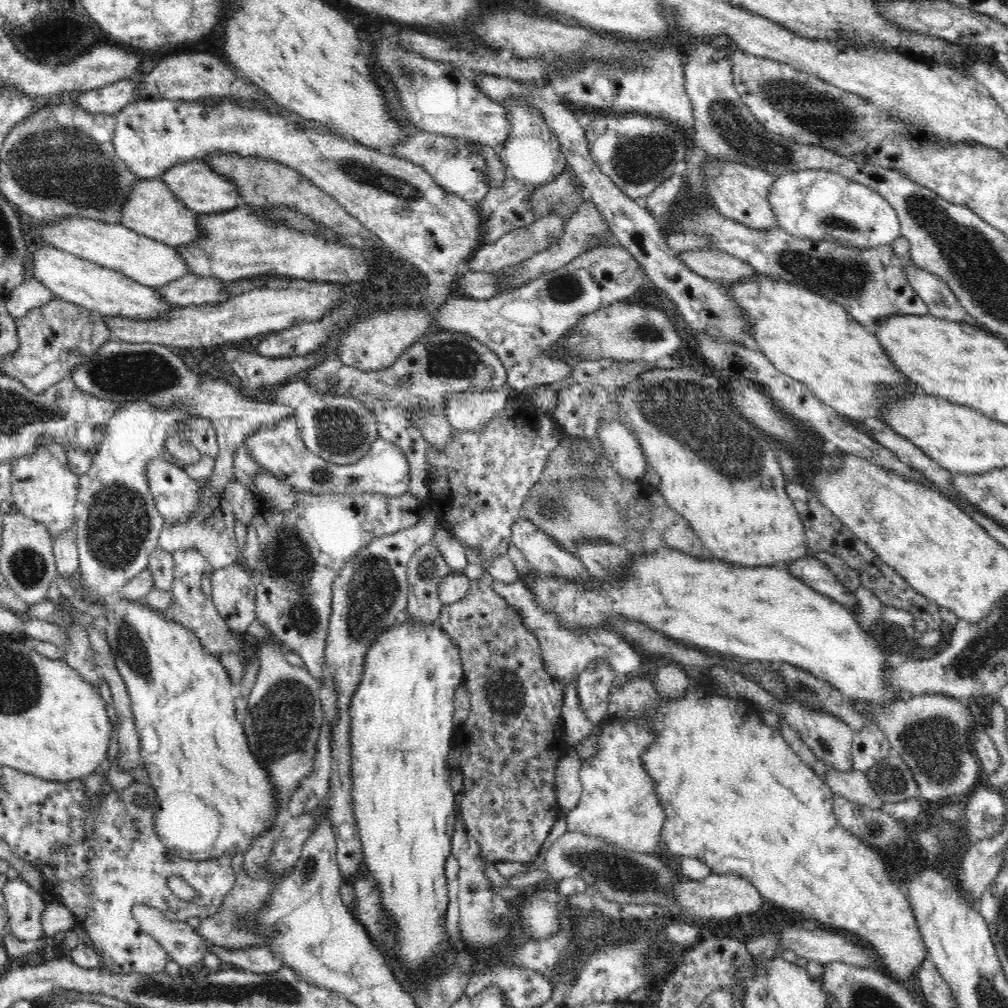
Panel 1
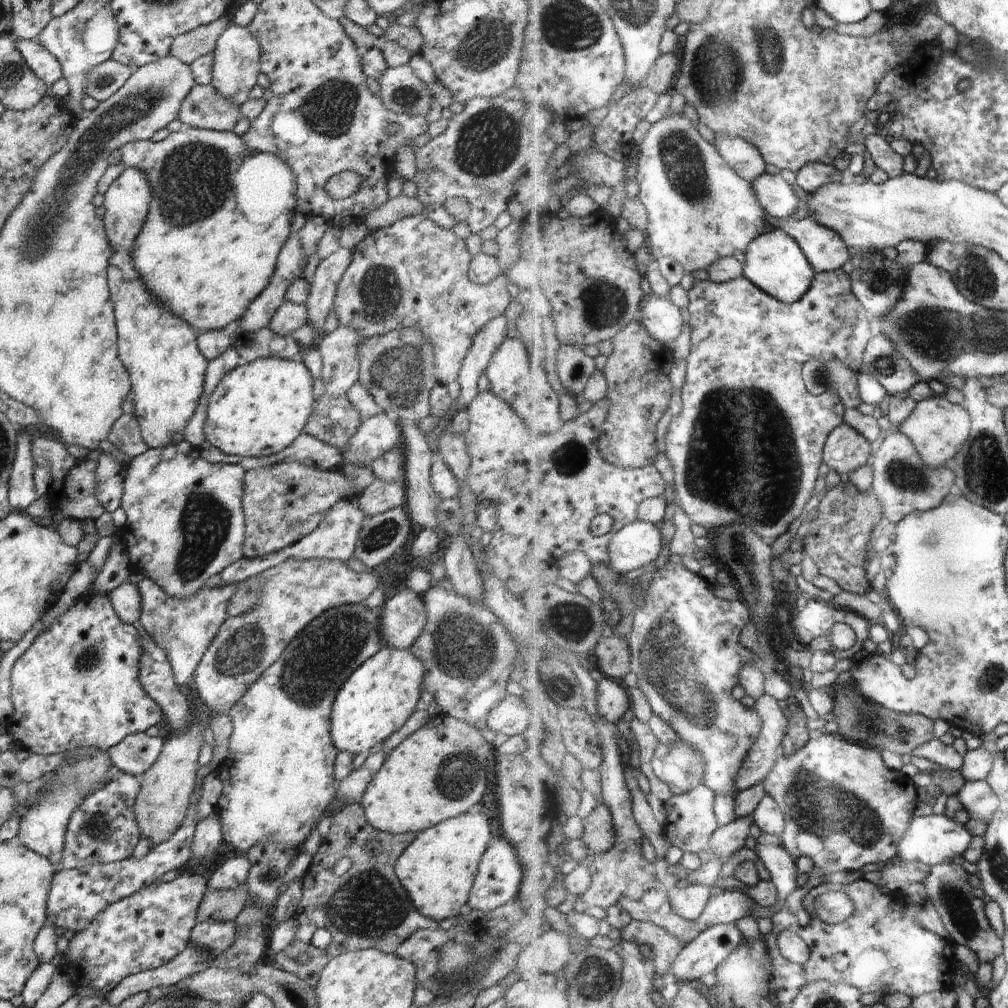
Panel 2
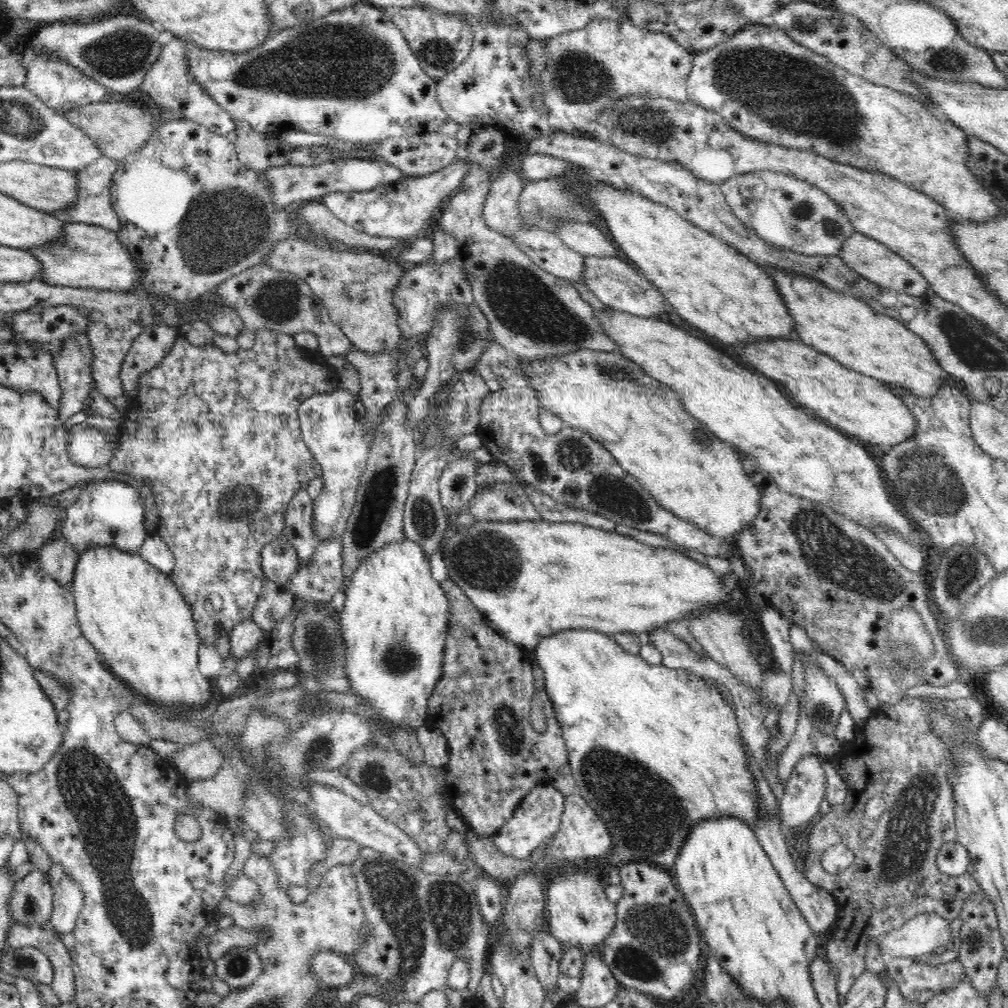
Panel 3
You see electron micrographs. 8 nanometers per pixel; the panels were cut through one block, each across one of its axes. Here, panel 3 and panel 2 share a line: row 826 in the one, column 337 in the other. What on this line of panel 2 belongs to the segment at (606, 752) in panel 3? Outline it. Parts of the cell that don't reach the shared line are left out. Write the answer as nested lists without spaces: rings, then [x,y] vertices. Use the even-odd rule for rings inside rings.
[[[361,604],[342,605],[317,616],[298,636],[284,649],[282,656],[273,662],[262,676],[244,693],[244,696],[236,701],[230,708],[233,731],[229,738],[229,747],[225,756],[224,764],[218,768],[219,777],[223,784],[220,798],[216,803],[216,812],[221,818],[221,831],[223,840],[229,850],[242,855],[246,854],[256,843],[282,843],[290,847],[302,847],[309,838],[310,832],[317,826],[318,822],[327,814],[326,808],[330,806],[334,796],[334,761],[339,750],[334,746],[330,734],[330,715],[332,705],[340,687],[348,680],[348,677],[371,656],[374,656],[384,645],[379,634],[379,614],[381,607],[365,608]]]

